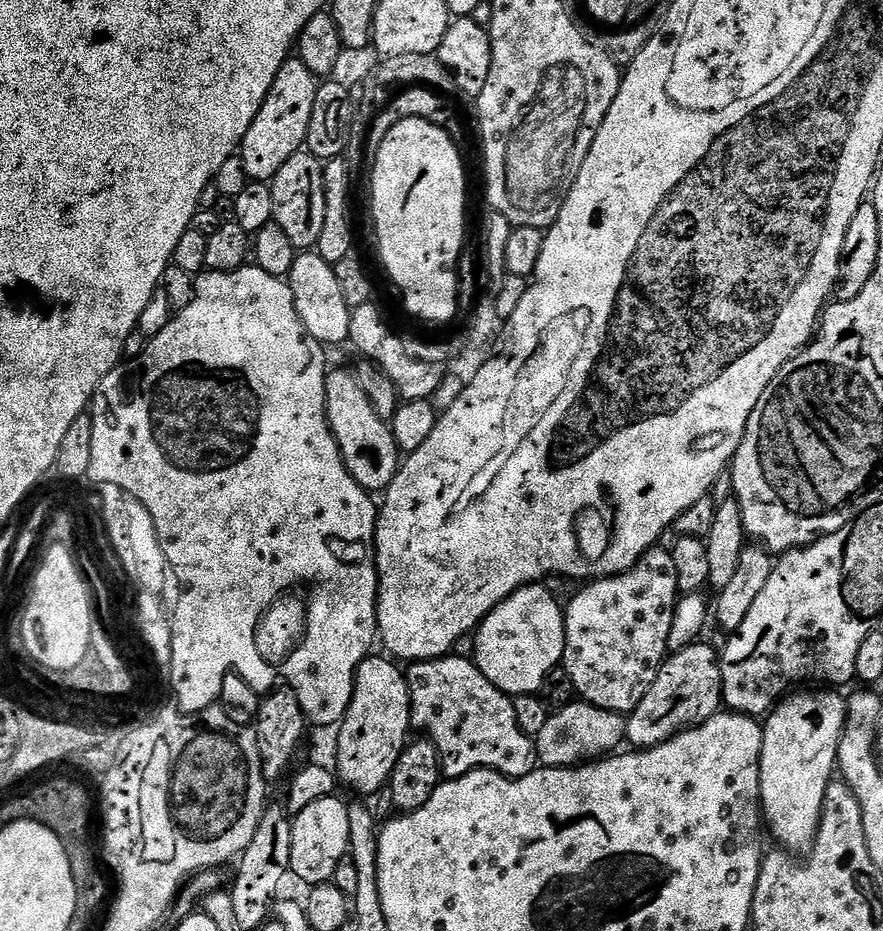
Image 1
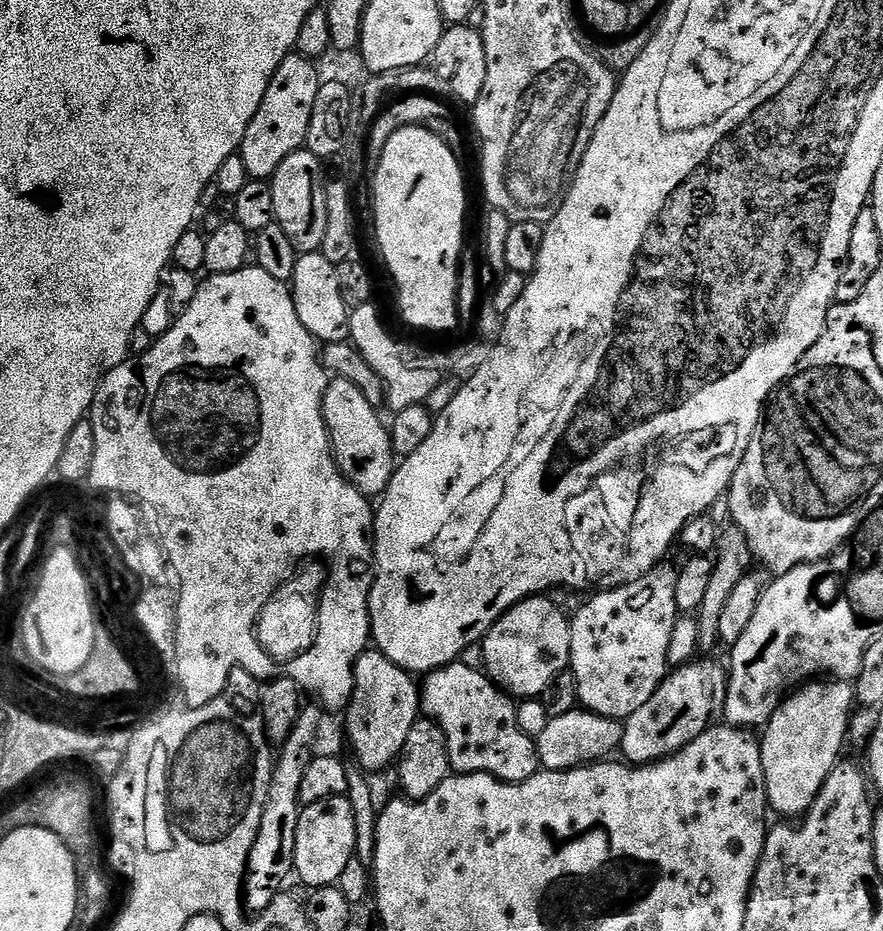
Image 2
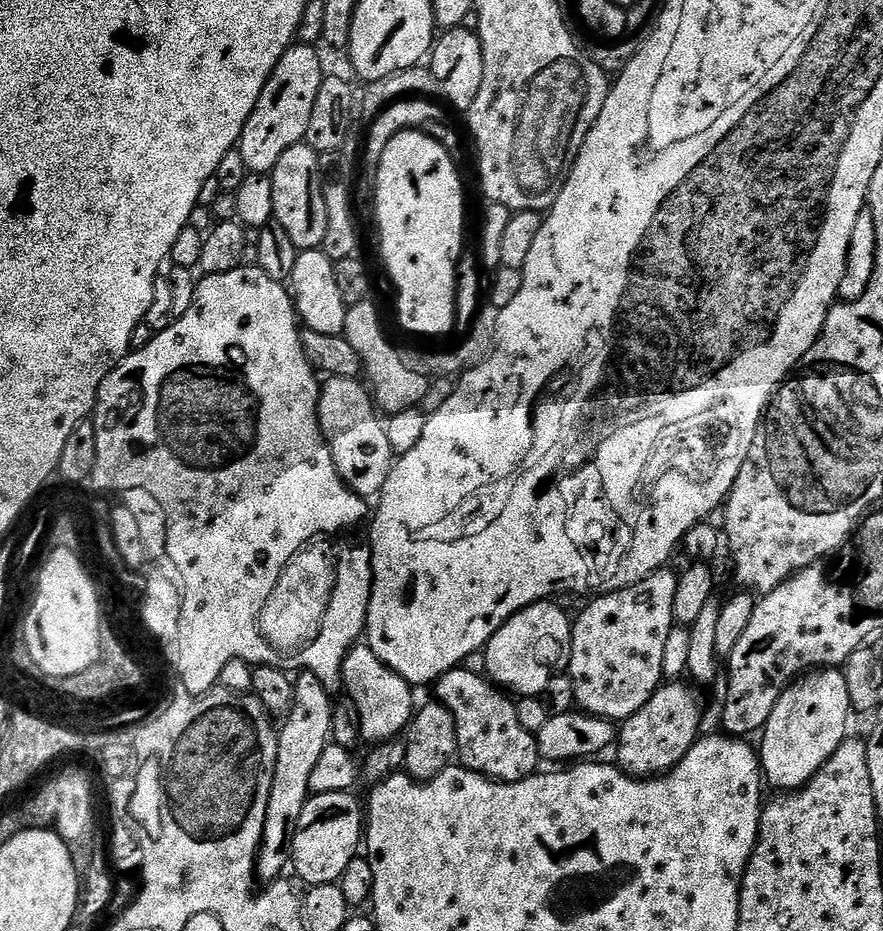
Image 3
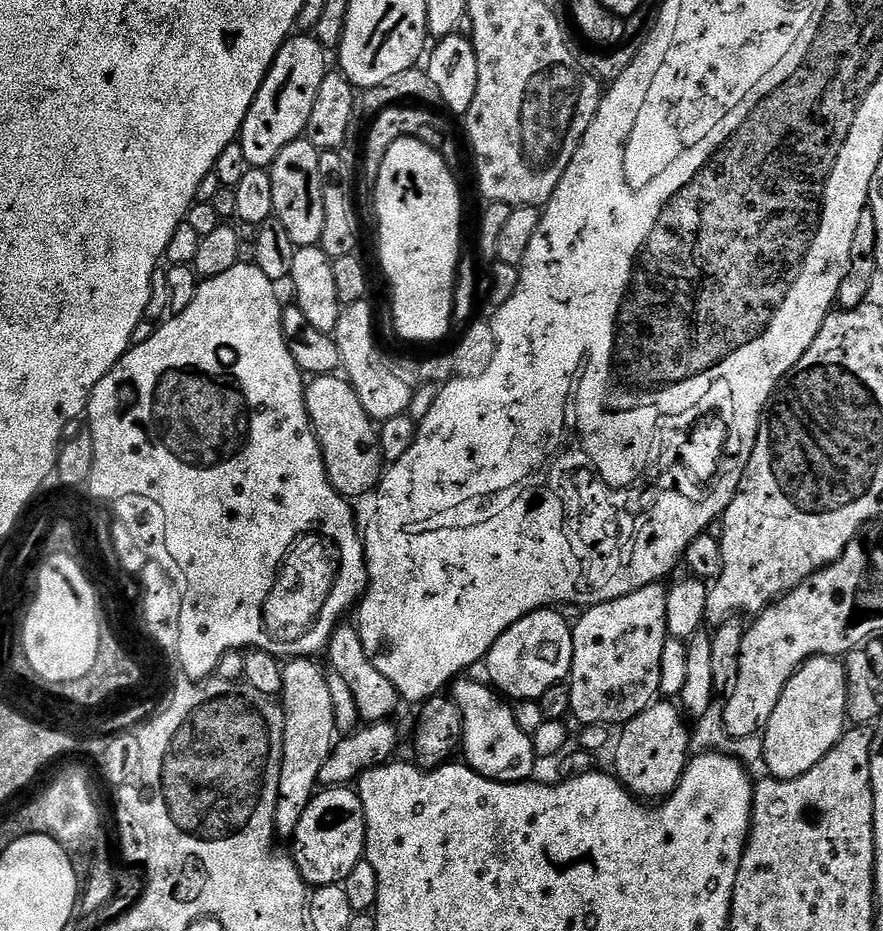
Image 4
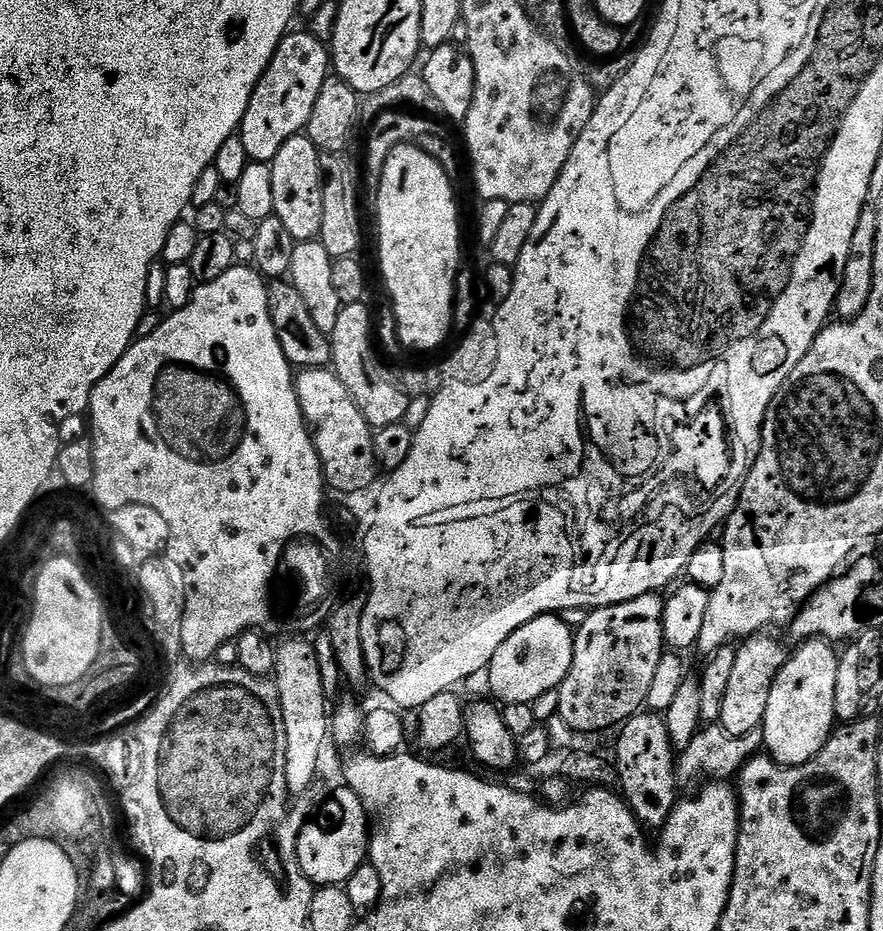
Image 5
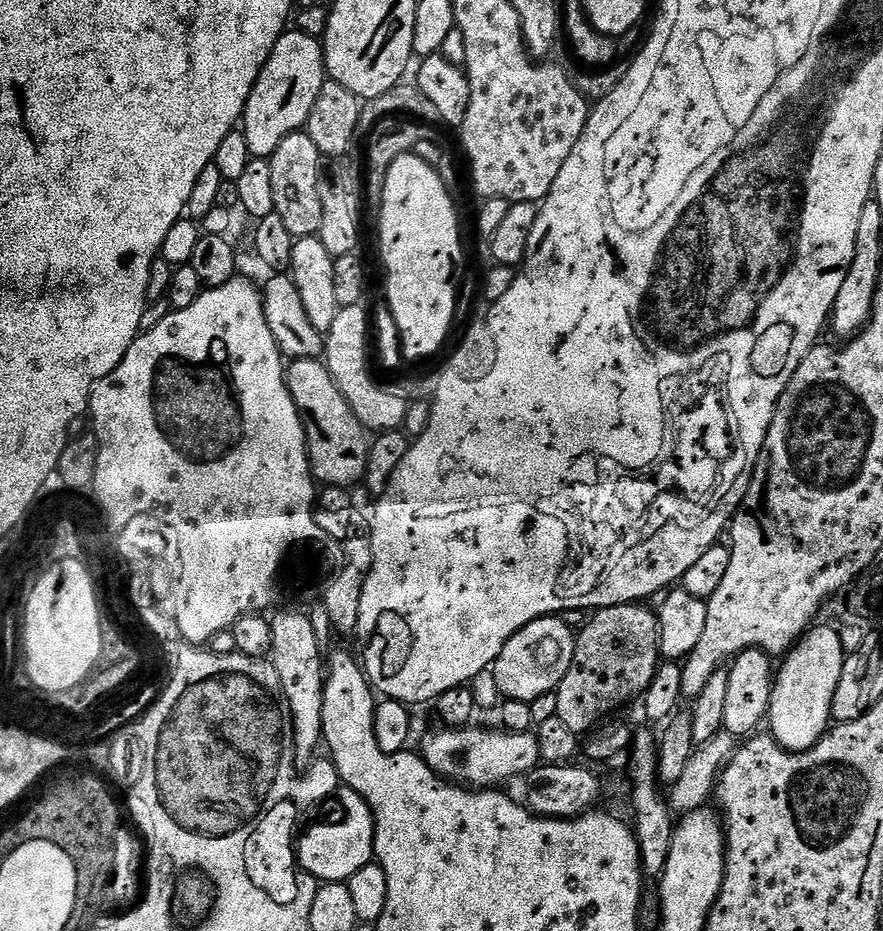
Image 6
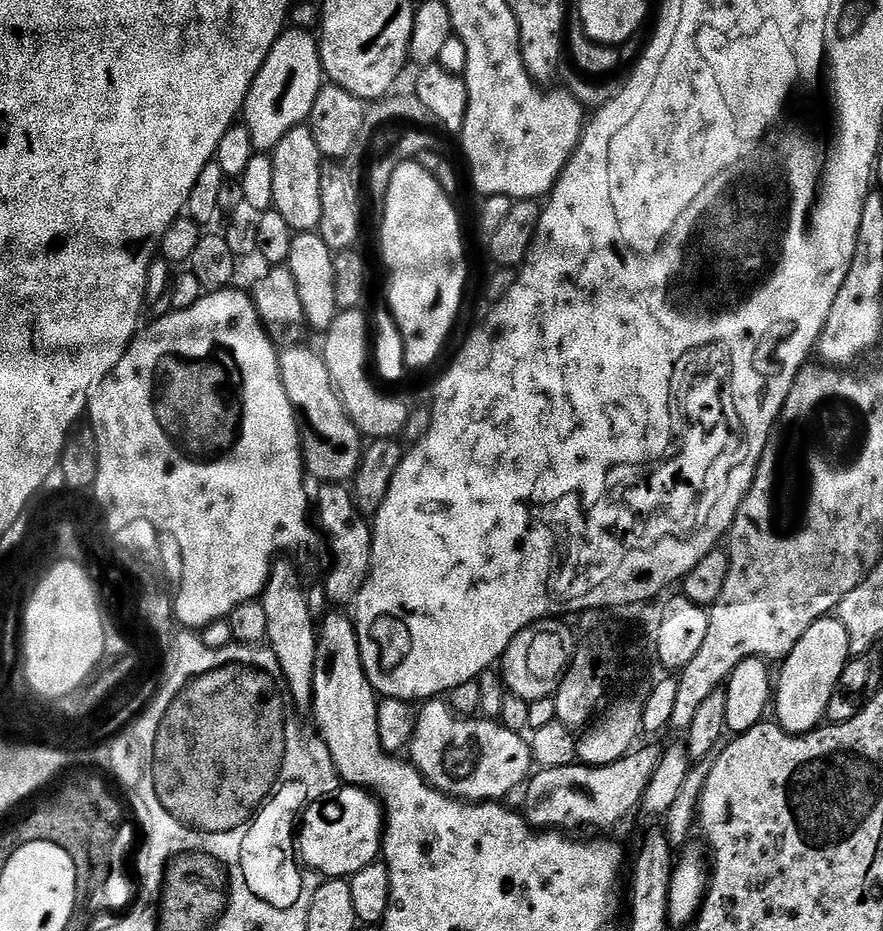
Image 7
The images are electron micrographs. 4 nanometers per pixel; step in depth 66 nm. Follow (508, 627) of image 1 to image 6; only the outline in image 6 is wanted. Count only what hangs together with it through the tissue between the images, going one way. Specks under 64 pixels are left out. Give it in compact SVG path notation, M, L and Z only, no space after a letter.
M543 616L541 620L530 622L504 643L490 669L498 682L501 697L531 702L542 694L555 692L570 670L575 649L573 629L556 616Z

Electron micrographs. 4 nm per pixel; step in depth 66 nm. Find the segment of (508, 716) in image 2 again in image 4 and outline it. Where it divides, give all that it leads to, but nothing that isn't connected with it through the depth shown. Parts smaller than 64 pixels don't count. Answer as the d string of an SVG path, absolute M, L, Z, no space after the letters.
M460 678L451 685L450 699L462 714L464 739L462 756L469 768L479 776L497 780L503 784L523 784L531 781L536 772L538 757L532 744L532 736L518 728L512 708L487 683Z

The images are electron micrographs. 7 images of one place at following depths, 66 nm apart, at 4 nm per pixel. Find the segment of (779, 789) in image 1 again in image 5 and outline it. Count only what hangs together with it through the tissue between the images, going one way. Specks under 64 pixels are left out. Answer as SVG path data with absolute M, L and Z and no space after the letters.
M823 638L803 641L797 648L774 678L762 725L767 755L785 768L810 762L826 746L838 724L834 706L840 665L837 649Z

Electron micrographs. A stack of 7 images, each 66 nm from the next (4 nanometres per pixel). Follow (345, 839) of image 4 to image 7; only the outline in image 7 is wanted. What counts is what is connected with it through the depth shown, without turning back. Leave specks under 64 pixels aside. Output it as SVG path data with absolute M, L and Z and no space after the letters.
M341 786L329 796L311 801L303 809L302 823L298 828L298 856L305 869L313 868L314 871L321 872L321 877L350 878L362 870L362 866L373 863L381 855L383 835L384 813L379 799L363 788Z

